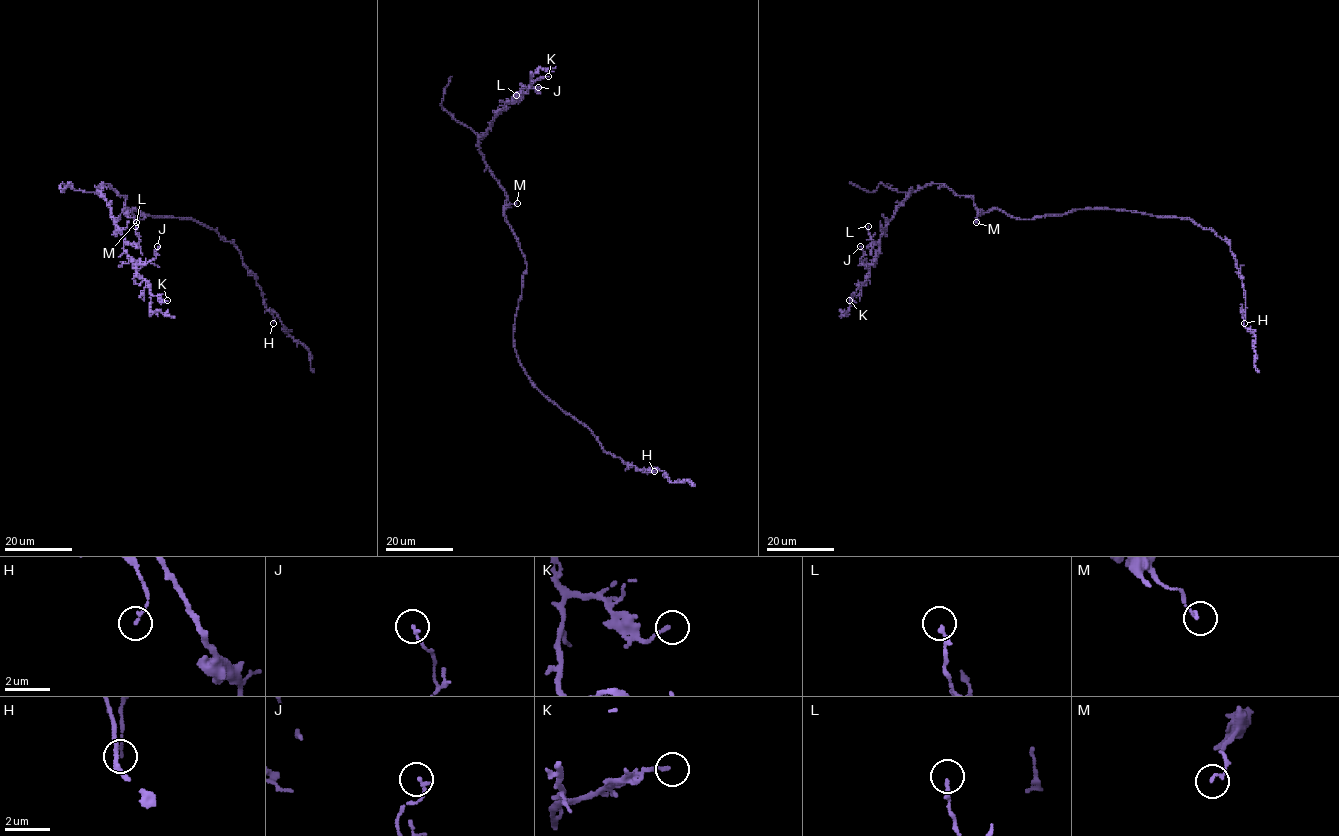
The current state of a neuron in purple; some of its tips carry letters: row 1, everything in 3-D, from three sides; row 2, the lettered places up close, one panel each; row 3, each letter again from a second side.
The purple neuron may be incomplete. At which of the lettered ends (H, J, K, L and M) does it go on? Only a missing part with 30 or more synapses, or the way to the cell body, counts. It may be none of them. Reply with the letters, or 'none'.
none

